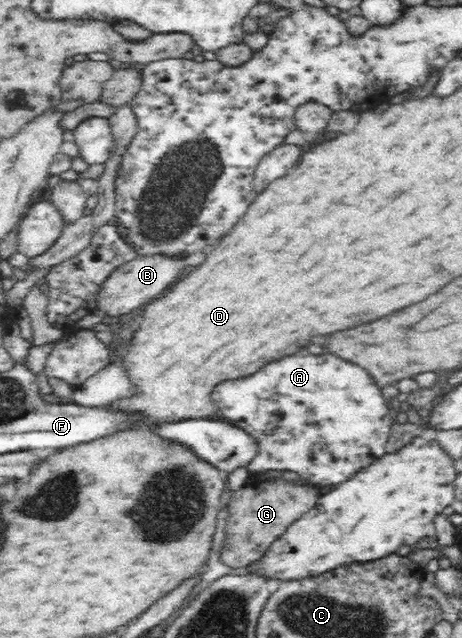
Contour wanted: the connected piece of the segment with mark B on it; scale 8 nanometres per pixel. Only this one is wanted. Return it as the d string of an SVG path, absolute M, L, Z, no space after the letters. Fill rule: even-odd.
M153 253L152 255L135 254L133 259L123 266L119 266L105 282L101 292L101 300L89 310L102 314L118 315L131 312L134 308L143 307L151 300L161 297L169 287L173 287L181 280L192 266L189 264L189 253Z

